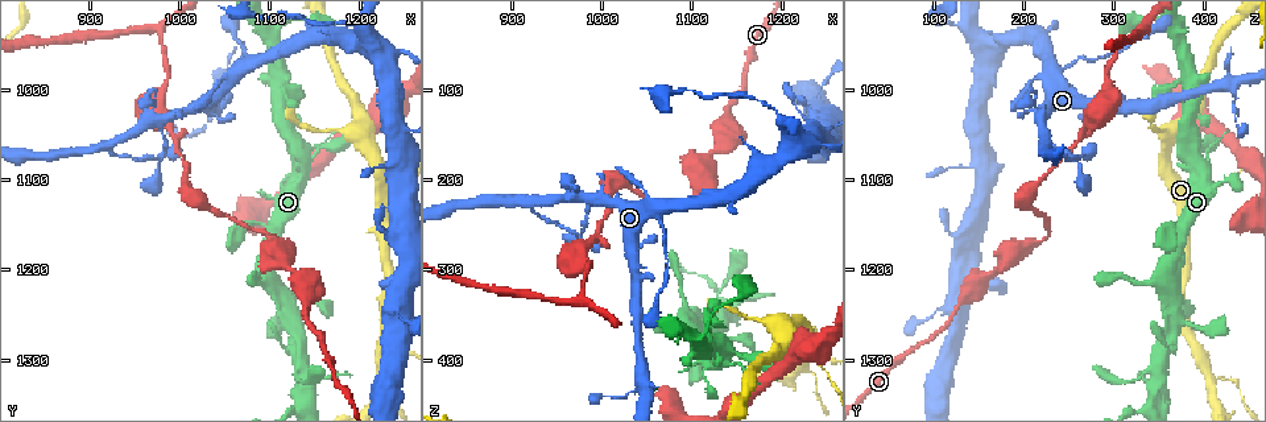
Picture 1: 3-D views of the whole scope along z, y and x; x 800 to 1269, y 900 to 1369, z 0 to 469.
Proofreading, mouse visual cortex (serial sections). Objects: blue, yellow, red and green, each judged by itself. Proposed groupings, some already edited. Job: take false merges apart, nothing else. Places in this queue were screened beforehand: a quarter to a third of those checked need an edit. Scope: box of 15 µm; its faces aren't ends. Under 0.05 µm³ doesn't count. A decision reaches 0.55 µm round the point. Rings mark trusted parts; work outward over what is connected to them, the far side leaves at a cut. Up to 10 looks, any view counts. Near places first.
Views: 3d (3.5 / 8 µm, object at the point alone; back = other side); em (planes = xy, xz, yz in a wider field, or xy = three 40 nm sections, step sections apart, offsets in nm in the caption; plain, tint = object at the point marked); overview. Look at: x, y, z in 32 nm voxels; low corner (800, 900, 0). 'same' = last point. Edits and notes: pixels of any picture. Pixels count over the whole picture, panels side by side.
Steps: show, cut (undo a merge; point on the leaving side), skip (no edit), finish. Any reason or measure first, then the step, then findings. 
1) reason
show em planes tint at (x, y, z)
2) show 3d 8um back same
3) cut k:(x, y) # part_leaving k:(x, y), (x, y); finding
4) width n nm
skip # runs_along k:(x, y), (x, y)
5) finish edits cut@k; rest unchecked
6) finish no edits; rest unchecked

sharp bend
show em xy step 2 tint at (1105, 1180, 185)

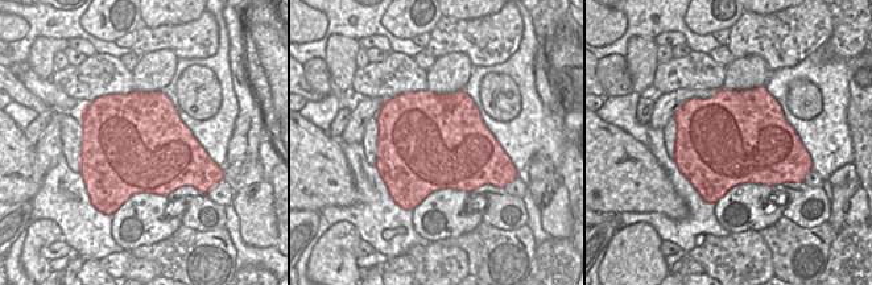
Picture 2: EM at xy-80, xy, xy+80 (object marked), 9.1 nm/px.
wider look
show 3d 3.5um same

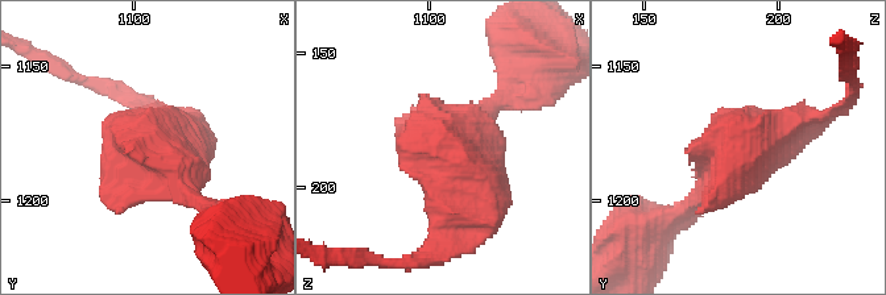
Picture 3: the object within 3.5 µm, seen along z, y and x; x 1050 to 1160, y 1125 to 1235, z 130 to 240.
skip # runs_along 3:(706, 191), (736, 150), (844, 106); one cell here

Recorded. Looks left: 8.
four or more arms meet
show 3d 3.5um at (1065, 980, 235)

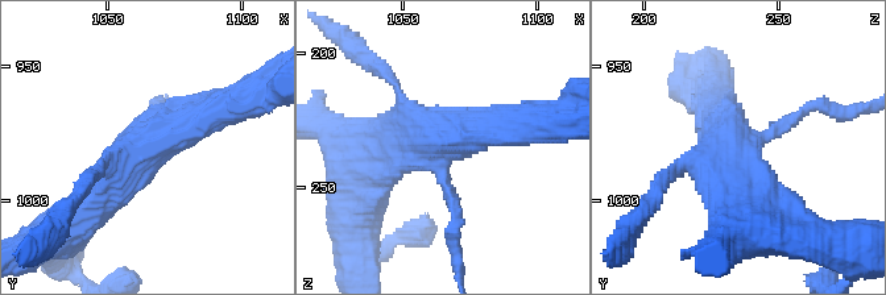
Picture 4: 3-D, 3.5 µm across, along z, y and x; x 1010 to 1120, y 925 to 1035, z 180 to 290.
arms 4; arm_widths 150, 150, 400, 500 nm; now the EM
show em xy step 5 tint at (1065, 977, 239)

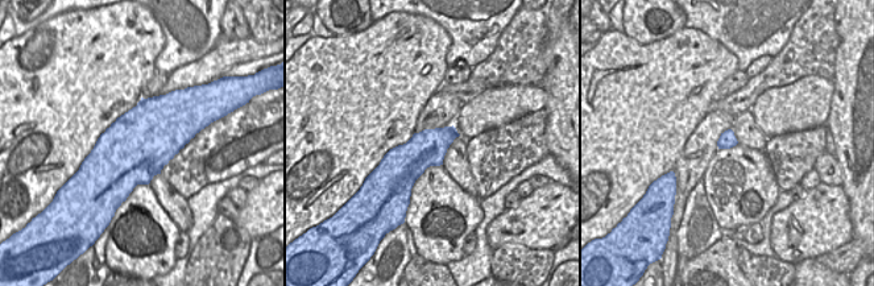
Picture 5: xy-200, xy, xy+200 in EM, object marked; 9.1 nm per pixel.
show em xy step 2 tint same

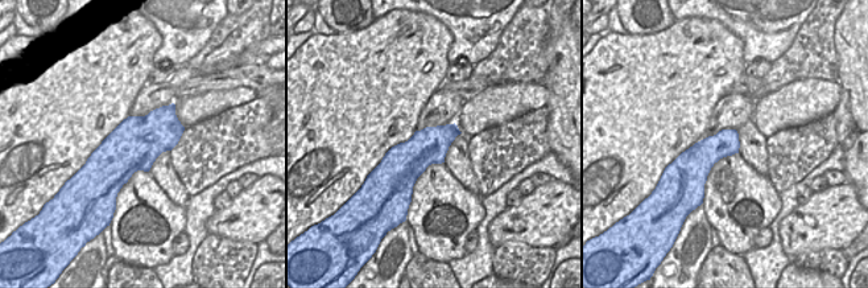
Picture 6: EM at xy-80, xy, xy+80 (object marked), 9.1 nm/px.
skip # continuous, no second cell

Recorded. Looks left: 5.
sharp bend
show 3d 8um at (920, 1060, 225)

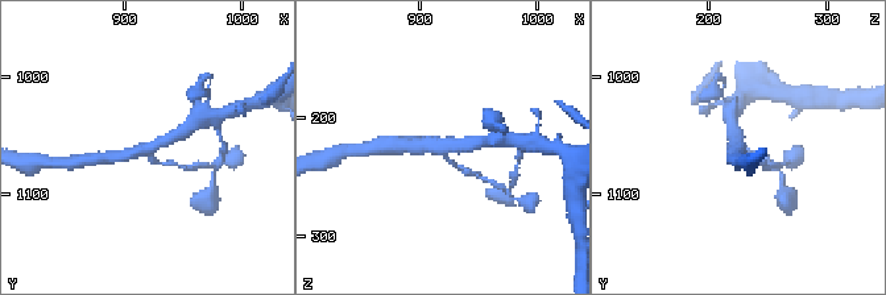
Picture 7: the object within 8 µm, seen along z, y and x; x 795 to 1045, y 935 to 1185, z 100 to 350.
show 3d 3.5um at (918, 1064, 224)

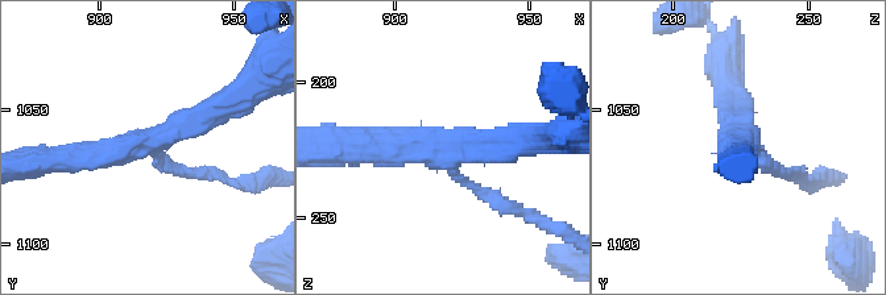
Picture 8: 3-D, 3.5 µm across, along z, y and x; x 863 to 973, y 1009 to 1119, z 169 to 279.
show em xy step 2 tint at (920, 1061, 225)

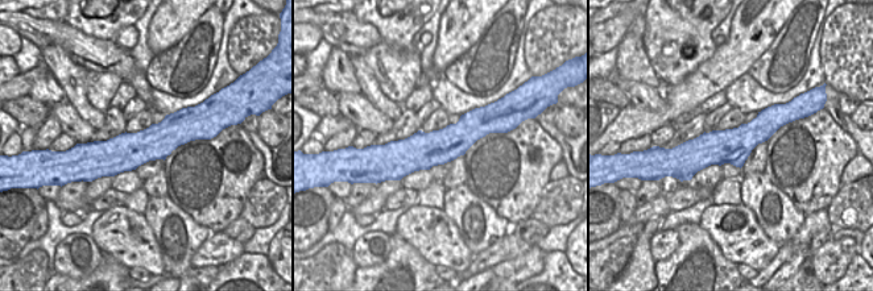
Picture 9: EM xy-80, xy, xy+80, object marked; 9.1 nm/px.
width 340 nm
skip # runs_along 8:(232, 99), (158, 140), (66, 156); all the same cell

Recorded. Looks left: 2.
sharp bend
show 3d 3.5um at (1225, 1325, 410)

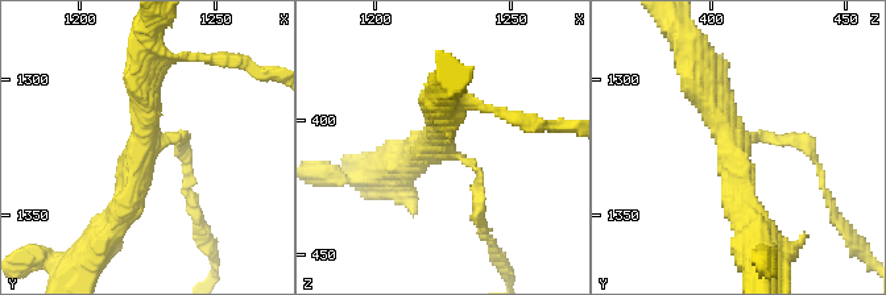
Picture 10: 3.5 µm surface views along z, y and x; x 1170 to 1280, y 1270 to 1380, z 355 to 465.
arm_widths 150, 350, 350 nm
cut 10:(802, 146) # a second cell is stuck on

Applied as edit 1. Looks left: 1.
finish edits cut@10; rest unchecked

